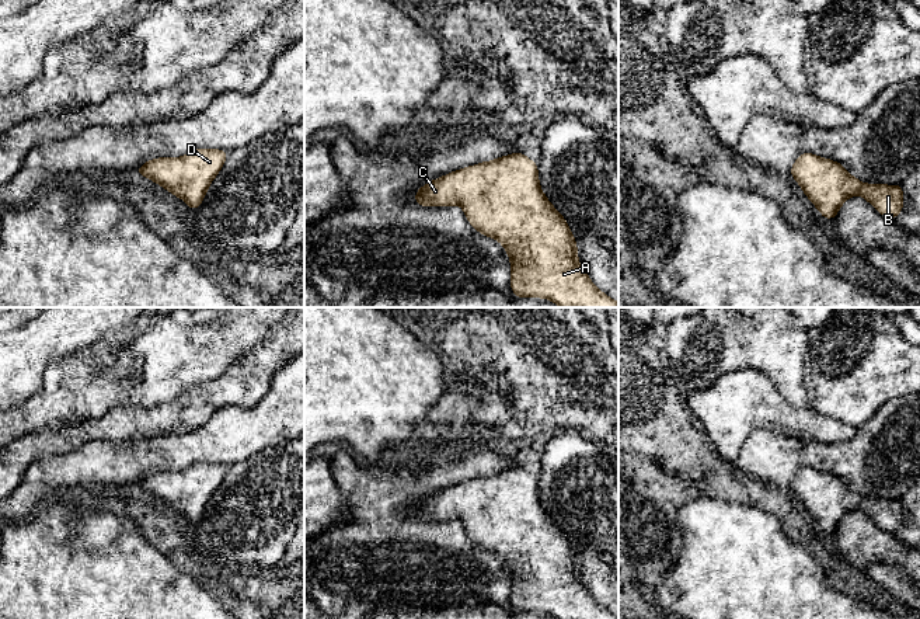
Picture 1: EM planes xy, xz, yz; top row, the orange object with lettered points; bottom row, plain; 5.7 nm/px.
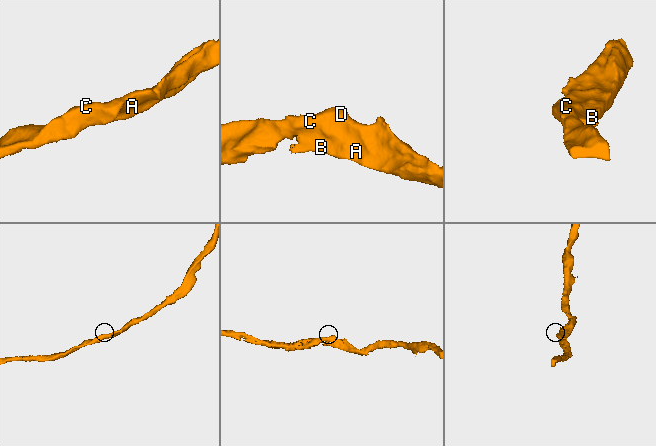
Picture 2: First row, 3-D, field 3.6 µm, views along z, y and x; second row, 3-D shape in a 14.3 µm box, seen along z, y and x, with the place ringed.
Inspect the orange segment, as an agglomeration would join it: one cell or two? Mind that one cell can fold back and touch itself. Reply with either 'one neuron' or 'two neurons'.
one neuron

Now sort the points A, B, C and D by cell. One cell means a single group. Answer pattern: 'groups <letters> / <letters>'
groups A B C D

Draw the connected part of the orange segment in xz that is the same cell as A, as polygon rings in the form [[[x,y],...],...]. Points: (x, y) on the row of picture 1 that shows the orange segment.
[[[523,153],[478,163],[436,178],[417,191],[415,202],[422,206],[460,205],[474,229],[496,239],[509,254],[510,288],[518,298],[544,298],[561,307],[618,307],[581,268],[569,226],[543,194],[537,163]]]

